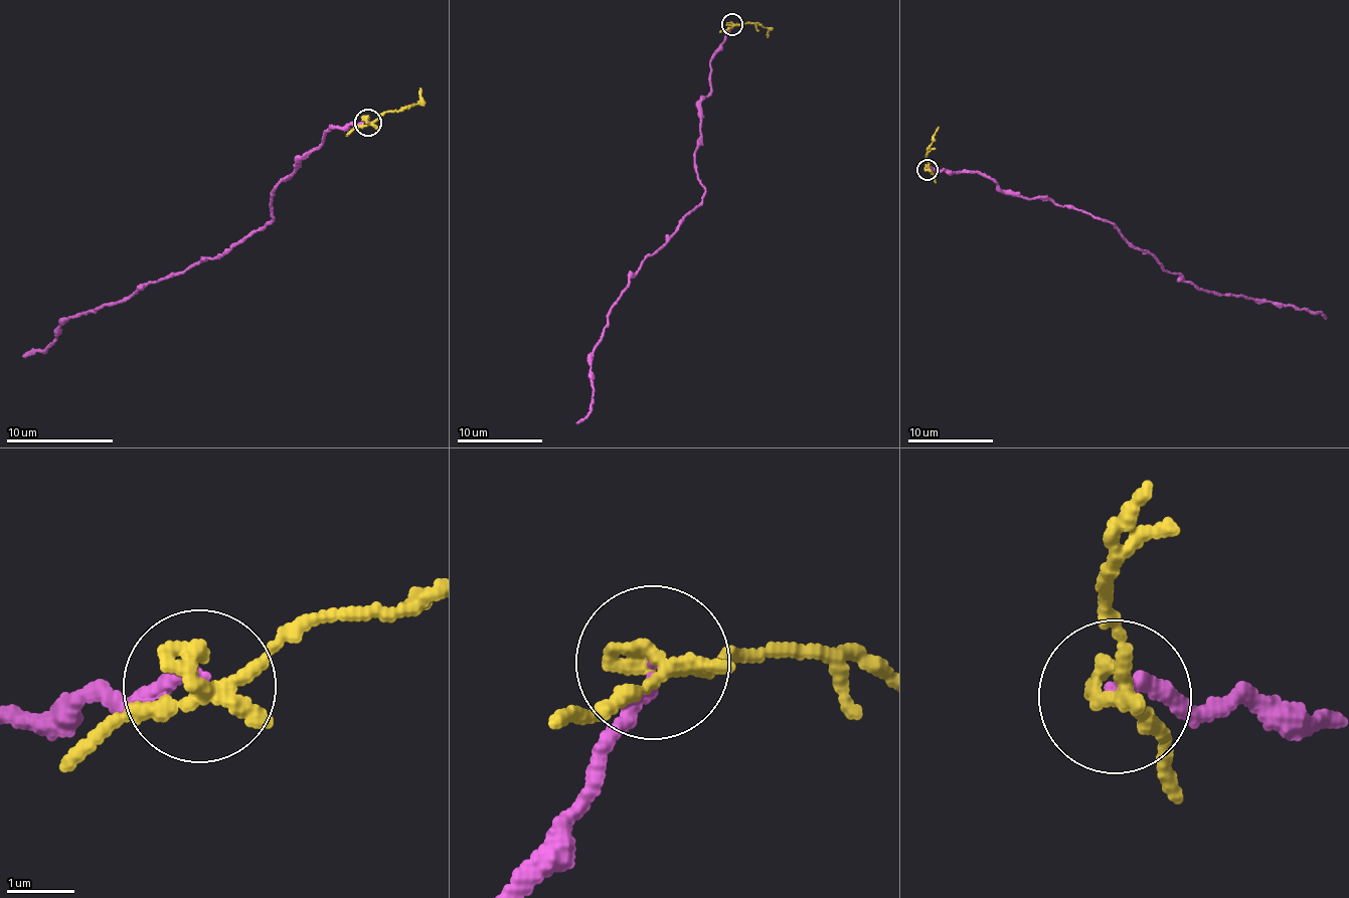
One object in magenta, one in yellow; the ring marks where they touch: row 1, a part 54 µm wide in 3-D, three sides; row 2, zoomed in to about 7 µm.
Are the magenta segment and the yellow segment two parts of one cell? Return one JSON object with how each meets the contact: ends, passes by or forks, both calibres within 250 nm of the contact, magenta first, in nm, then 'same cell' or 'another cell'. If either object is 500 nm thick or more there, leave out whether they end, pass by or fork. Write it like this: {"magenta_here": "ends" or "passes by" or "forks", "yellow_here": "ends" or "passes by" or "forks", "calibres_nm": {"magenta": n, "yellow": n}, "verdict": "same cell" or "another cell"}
{"magenta_here": "ends", "yellow_here": "passes by", "calibres_nm": {"magenta": 200, "yellow": 260}, "verdict": "another cell"}

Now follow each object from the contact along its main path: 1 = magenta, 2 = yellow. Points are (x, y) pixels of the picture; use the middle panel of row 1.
1: (731, 25), (700, 104), (703, 202), (613, 306), (592, 358), (591, 411), (576, 424)
2: (731, 24), (744, 22), (763, 24), (769, 29), (769, 37)

